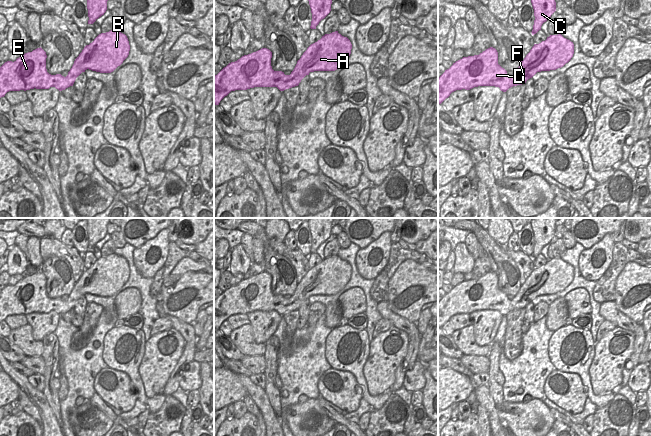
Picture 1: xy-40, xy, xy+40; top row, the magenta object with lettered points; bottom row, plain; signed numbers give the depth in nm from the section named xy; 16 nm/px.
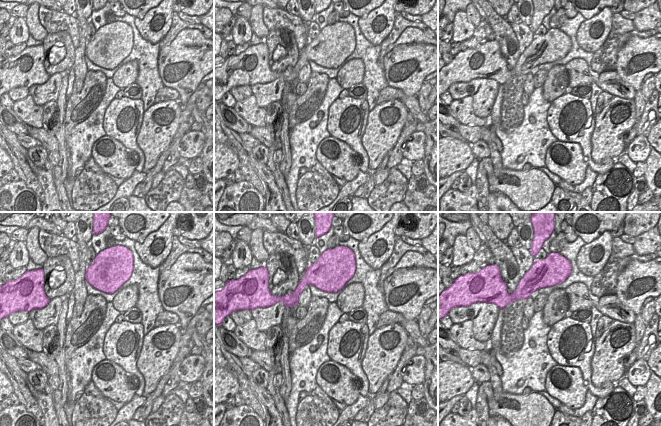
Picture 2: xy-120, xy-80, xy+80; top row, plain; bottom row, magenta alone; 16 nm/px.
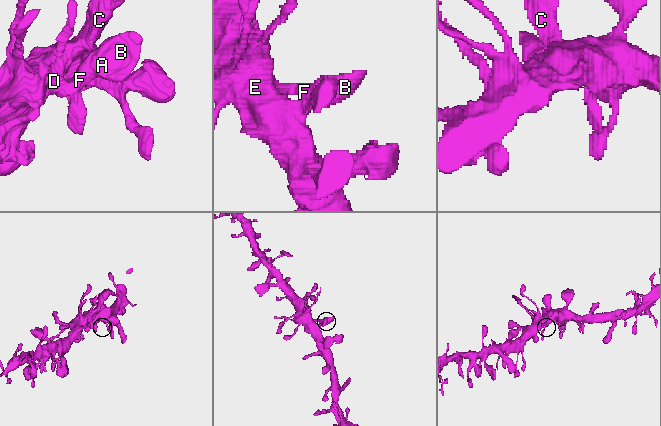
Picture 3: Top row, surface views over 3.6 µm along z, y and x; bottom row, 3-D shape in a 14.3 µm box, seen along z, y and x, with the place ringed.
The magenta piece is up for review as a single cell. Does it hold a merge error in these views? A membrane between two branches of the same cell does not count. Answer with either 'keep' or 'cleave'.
keep

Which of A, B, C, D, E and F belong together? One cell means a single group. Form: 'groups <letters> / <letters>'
groups A B C D E F

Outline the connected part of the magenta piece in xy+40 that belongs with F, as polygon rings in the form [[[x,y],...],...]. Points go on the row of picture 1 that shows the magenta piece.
[[[561,34],[550,35],[545,41],[534,44],[530,52],[521,61],[518,69],[512,76],[498,64],[498,52],[495,48],[490,47],[479,55],[463,57],[453,63],[438,78],[438,104],[441,104],[450,94],[456,90],[470,90],[478,86],[495,86],[501,91],[506,92],[509,88],[525,84],[537,72],[556,70],[568,63],[574,54],[574,44],[564,38]]]

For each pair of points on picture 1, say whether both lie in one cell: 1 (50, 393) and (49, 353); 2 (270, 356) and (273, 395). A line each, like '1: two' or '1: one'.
1: one
2: one

